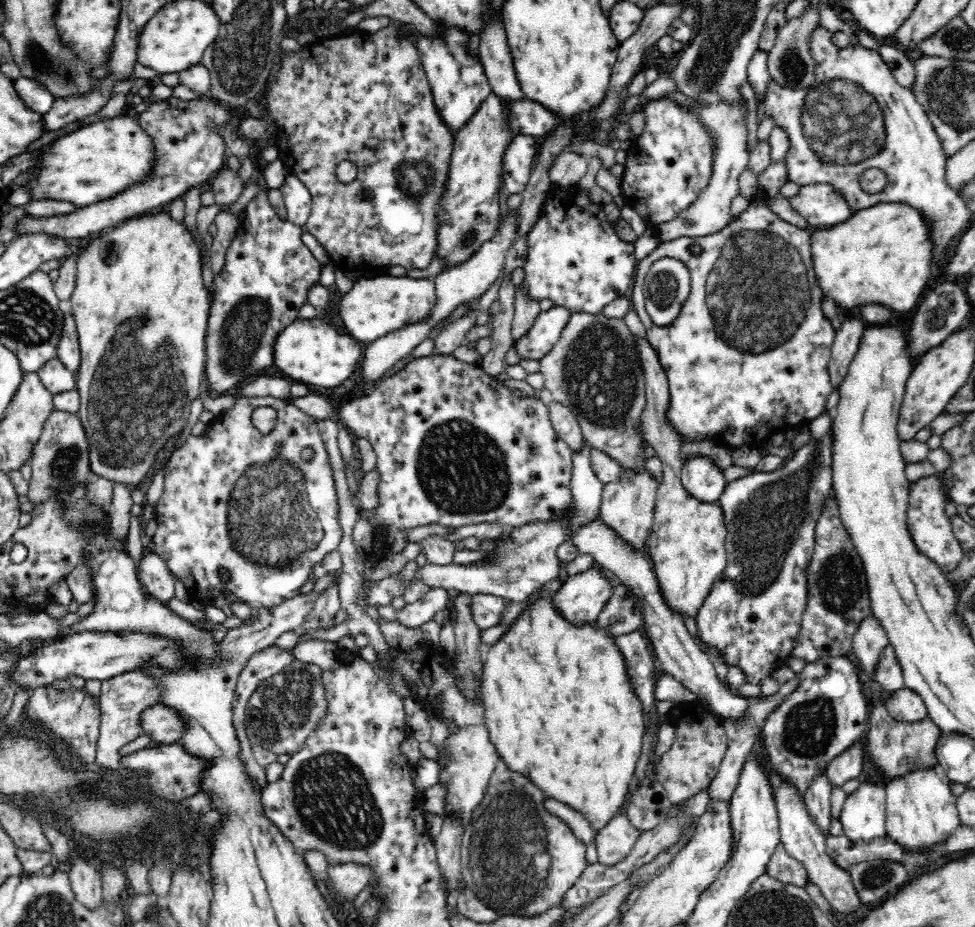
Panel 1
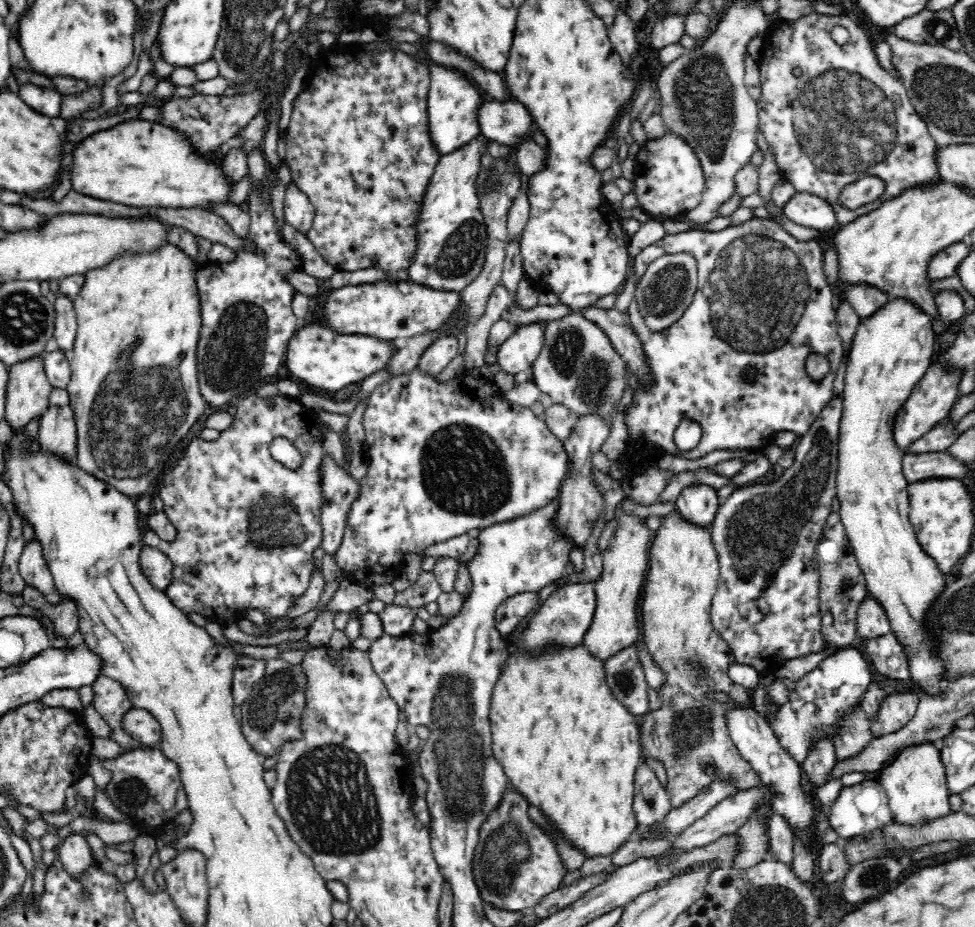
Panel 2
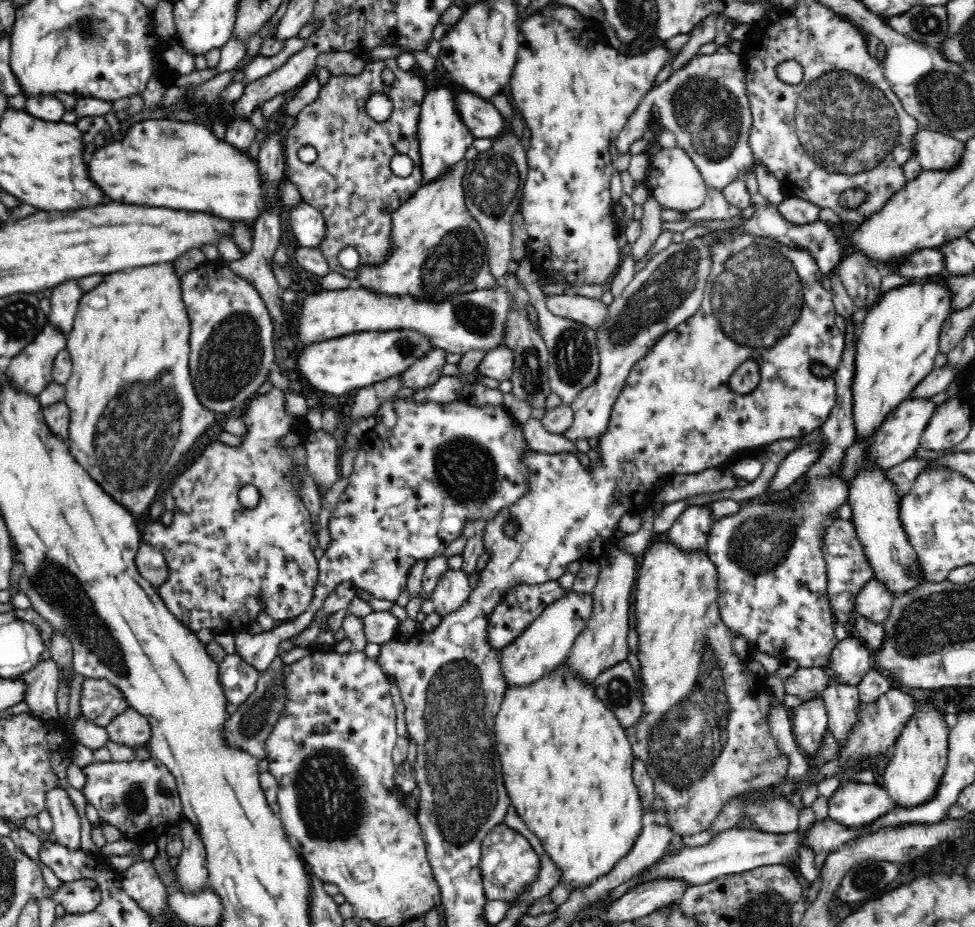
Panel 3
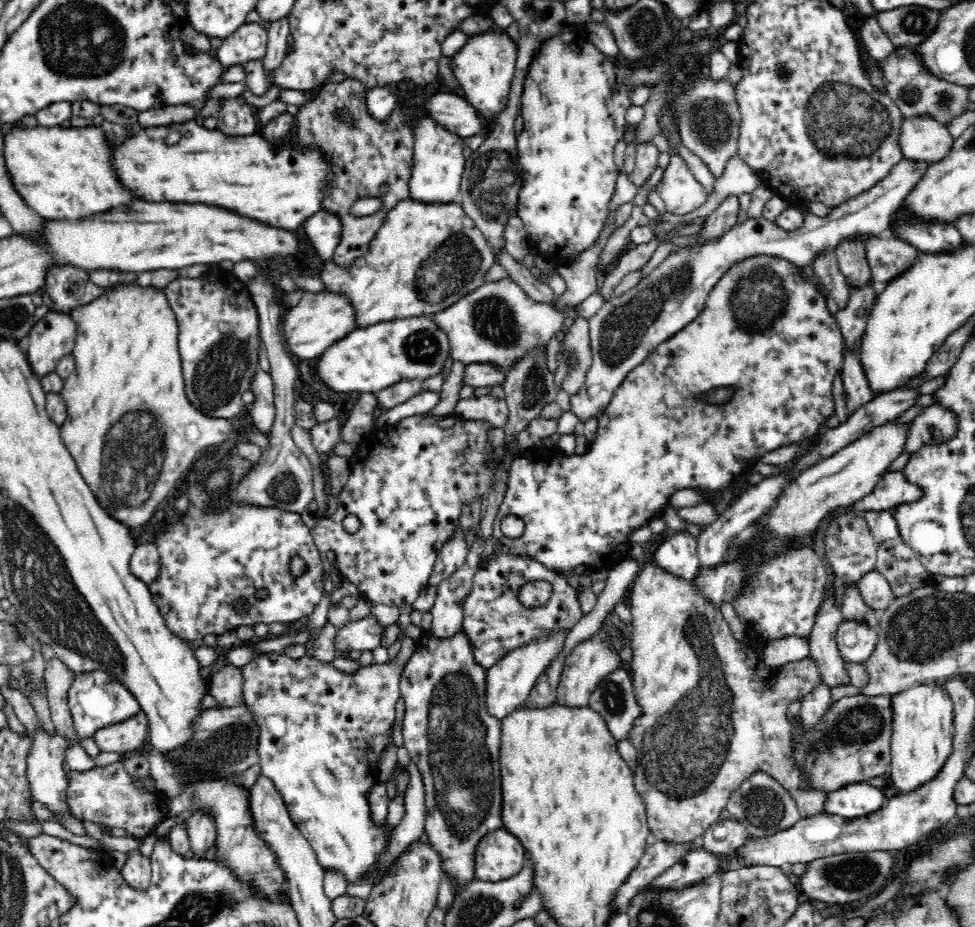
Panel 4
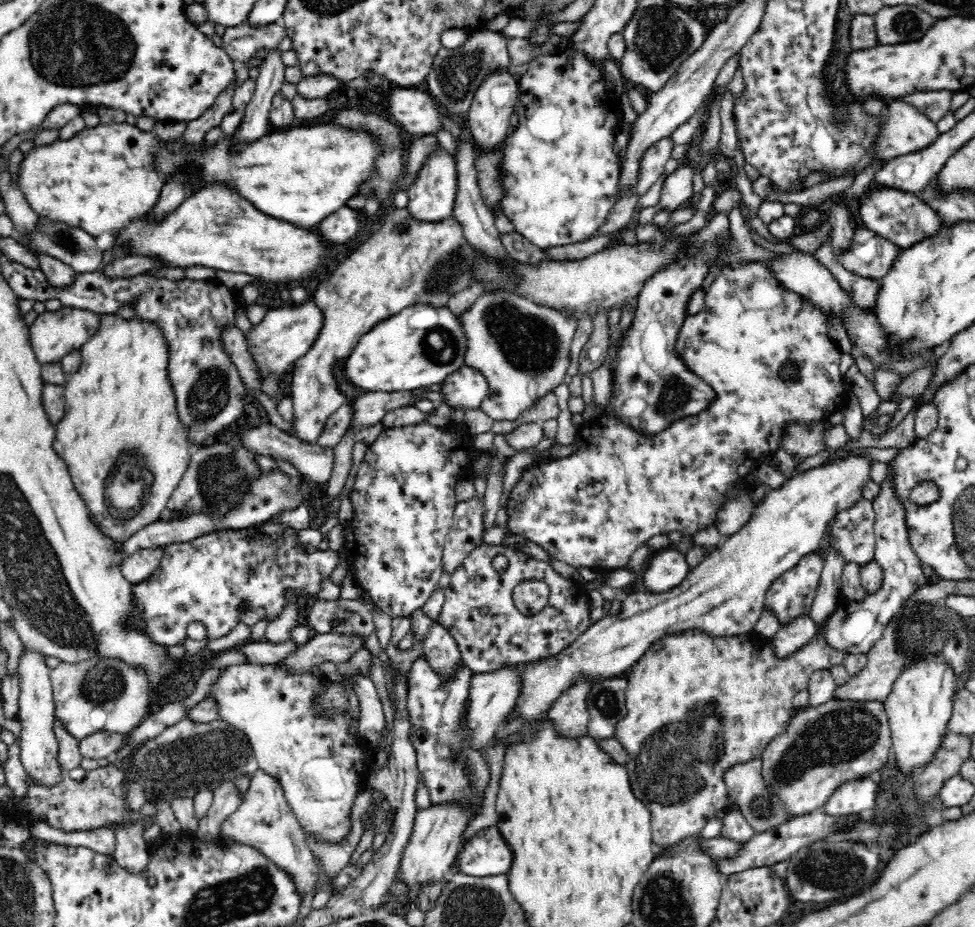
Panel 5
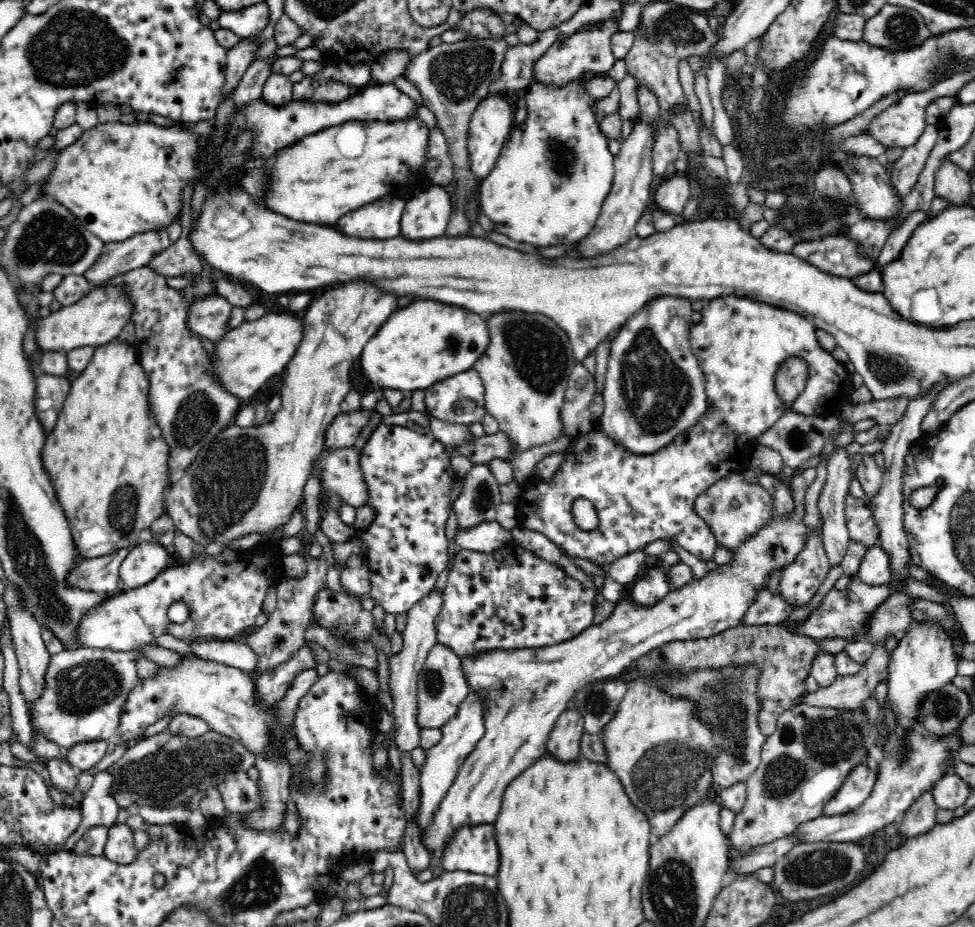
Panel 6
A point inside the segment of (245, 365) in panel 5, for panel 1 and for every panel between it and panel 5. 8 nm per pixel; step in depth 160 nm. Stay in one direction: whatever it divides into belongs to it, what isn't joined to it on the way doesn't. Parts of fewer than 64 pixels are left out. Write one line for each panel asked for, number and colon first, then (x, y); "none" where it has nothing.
1: (232, 501)
2: (247, 526)
3: (222, 557)
4: (263, 410)

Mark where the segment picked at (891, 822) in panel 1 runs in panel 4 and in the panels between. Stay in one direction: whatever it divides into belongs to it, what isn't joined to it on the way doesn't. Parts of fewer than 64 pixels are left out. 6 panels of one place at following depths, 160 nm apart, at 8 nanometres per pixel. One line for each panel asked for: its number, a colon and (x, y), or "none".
2: (915, 782)
3: (919, 759)
4: (921, 743)

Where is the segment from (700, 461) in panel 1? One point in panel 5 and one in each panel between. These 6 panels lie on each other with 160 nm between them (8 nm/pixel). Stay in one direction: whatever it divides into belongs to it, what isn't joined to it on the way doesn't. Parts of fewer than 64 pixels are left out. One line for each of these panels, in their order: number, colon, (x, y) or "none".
2: (698, 505)
3: (689, 533)
4: (678, 555)
5: (665, 569)

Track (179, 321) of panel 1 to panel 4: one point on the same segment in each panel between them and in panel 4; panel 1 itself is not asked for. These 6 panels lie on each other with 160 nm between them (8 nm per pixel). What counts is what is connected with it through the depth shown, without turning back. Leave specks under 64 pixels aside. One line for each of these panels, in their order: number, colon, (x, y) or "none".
2: (130, 412)
3: (129, 340)
4: (127, 393)

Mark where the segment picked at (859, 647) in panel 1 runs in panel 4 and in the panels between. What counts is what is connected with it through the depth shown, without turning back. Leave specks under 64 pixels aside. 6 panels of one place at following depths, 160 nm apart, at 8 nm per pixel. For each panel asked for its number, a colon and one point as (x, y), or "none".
2: (872, 620)
3: (875, 600)
4: (873, 586)

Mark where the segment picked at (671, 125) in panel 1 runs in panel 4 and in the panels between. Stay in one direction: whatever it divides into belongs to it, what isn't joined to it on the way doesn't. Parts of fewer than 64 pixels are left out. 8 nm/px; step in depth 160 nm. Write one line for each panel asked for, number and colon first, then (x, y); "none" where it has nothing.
2: (669, 181)
3: (673, 179)
4: (682, 194)

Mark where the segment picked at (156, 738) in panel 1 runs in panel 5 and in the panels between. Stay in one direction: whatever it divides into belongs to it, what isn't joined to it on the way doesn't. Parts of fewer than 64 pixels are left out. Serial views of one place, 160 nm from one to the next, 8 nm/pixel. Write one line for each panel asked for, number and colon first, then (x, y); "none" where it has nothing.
2: (141, 725)
3: (130, 728)
4: (125, 737)
5: (103, 745)

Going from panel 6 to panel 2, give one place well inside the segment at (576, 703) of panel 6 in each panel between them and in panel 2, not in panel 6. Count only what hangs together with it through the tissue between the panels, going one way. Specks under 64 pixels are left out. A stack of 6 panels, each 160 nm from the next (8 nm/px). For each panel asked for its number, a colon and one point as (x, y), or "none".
2: (624, 674)
3: (618, 688)
4: (614, 699)
5: (605, 702)

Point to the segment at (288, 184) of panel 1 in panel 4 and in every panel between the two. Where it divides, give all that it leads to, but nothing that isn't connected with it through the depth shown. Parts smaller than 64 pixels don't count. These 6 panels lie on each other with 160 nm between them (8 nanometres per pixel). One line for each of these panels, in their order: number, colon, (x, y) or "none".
2: (299, 212)
3: (308, 224)
4: (324, 229)

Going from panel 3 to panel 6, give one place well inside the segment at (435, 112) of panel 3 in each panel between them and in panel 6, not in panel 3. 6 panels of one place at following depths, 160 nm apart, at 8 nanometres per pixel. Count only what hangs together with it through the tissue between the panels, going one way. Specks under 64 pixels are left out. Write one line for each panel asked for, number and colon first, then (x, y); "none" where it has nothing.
4: (436, 173)
5: (431, 197)
6: (426, 214)

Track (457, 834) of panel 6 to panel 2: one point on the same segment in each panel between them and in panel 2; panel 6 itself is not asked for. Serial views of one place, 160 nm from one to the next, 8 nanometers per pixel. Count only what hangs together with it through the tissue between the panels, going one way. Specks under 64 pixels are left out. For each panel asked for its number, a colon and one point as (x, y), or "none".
2: (515, 864)
3: (508, 864)
4: (497, 856)
5: (485, 854)

